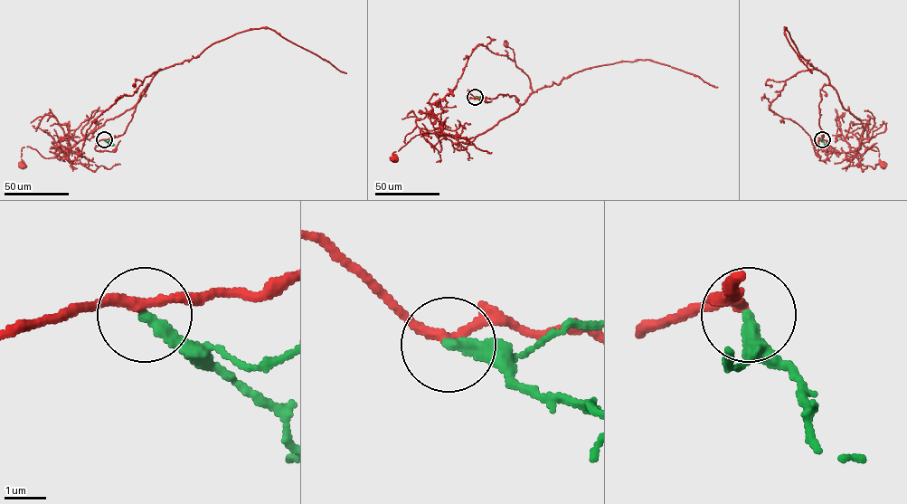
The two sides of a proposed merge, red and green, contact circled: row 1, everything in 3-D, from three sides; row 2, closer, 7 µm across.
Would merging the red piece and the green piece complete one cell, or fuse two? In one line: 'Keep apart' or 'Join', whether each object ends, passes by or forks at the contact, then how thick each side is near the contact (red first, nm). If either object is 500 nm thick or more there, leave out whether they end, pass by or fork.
Keep apart. At the ring red passes by. At the ring green ends. Thickness 200 nm (red) against 300 nm

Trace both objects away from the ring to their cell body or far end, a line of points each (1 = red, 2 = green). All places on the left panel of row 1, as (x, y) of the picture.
1: (104, 139), (123, 133), (148, 85), (134, 106), (54, 157), (23, 147), (23, 166)
2: (104, 139), (115, 145)

